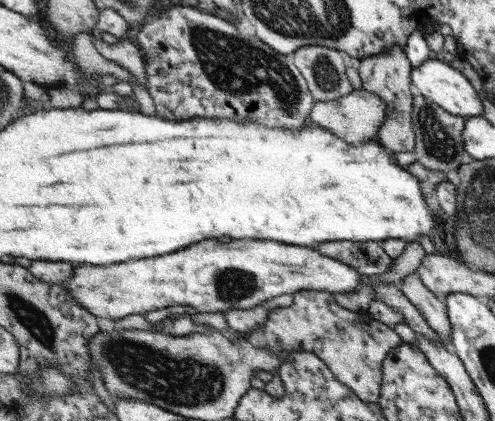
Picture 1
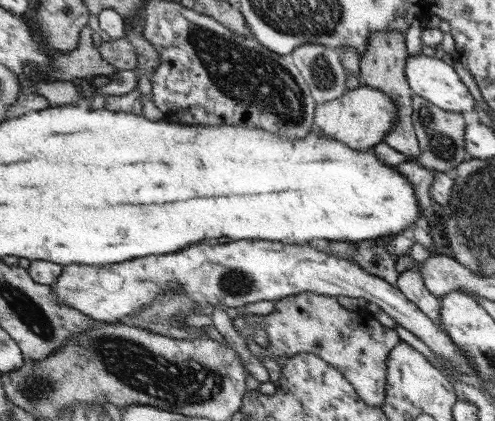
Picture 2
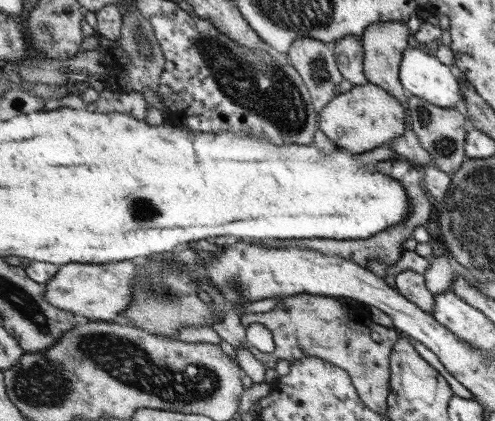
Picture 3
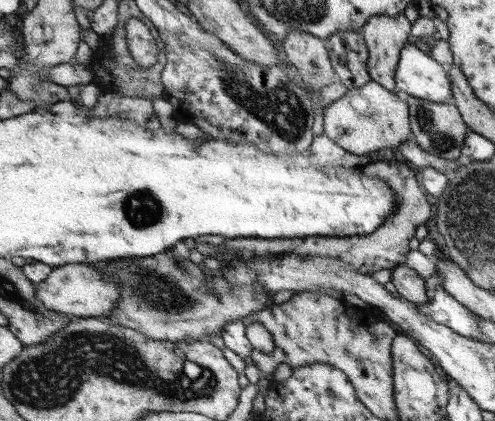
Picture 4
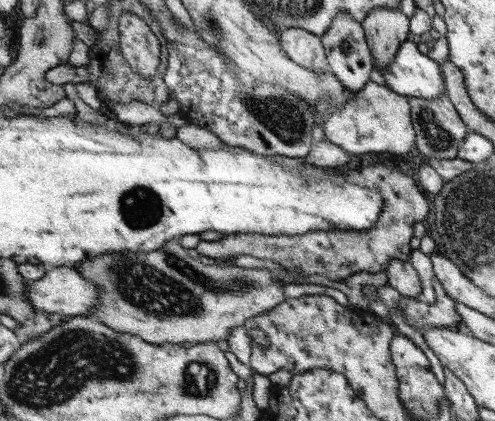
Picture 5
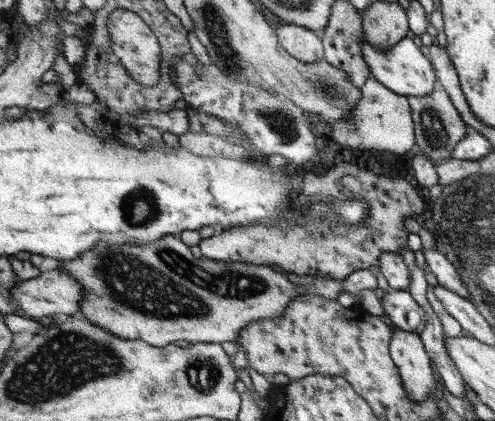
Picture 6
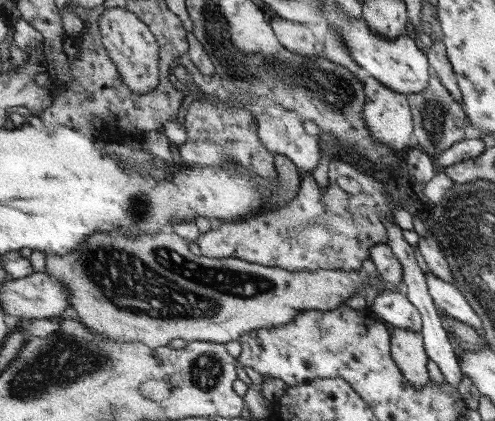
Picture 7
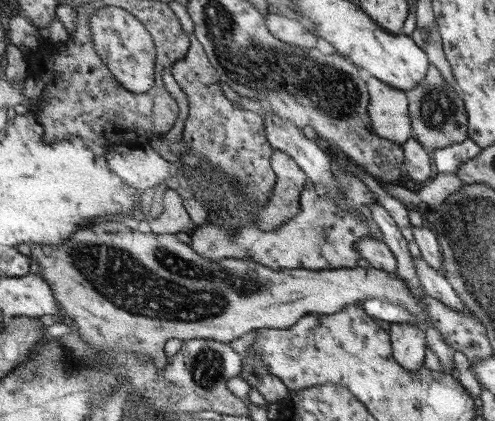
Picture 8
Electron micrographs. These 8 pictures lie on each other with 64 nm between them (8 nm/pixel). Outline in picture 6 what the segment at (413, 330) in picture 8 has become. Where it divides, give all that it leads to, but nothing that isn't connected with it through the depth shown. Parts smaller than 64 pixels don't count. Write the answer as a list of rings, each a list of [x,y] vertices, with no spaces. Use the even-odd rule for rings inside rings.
[[[397,330],[397,336],[393,336],[391,352],[411,398],[417,404],[429,400],[429,394],[435,392],[435,378],[431,370],[433,360],[425,348],[423,338],[407,330]]]

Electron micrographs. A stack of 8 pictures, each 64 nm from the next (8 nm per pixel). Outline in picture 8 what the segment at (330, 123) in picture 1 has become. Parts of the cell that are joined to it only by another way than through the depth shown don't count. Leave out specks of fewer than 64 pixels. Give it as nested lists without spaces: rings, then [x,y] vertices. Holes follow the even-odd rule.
[[[373,76],[367,82],[371,92],[369,116],[373,118],[373,130],[377,130],[377,134],[387,140],[405,146],[413,136],[409,94]]]

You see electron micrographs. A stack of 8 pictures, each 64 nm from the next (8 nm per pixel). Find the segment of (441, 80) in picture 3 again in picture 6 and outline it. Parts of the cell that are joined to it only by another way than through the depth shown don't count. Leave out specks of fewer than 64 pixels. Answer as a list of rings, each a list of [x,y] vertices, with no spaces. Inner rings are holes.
[[[365,34],[365,38],[363,38],[363,56],[365,56],[365,62],[369,64],[373,76],[377,80],[381,80],[381,84],[385,84],[387,88],[391,88],[393,92],[397,92],[401,96],[429,96],[429,94],[435,92],[437,86],[441,86],[435,64],[429,58],[429,52],[425,48],[421,48],[421,44],[417,40],[403,38],[401,44],[393,46],[387,52],[383,52],[383,50],[377,50],[367,40],[367,34]]]

